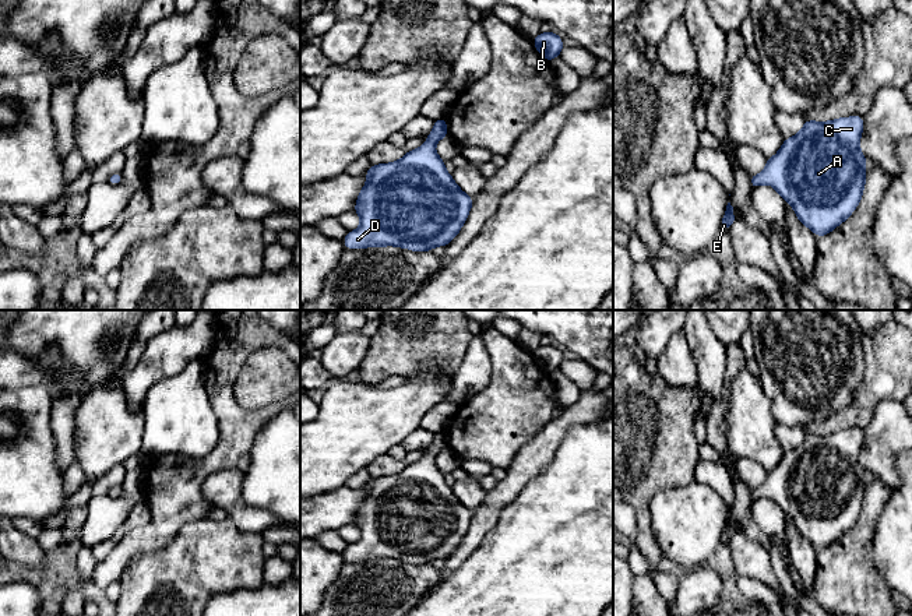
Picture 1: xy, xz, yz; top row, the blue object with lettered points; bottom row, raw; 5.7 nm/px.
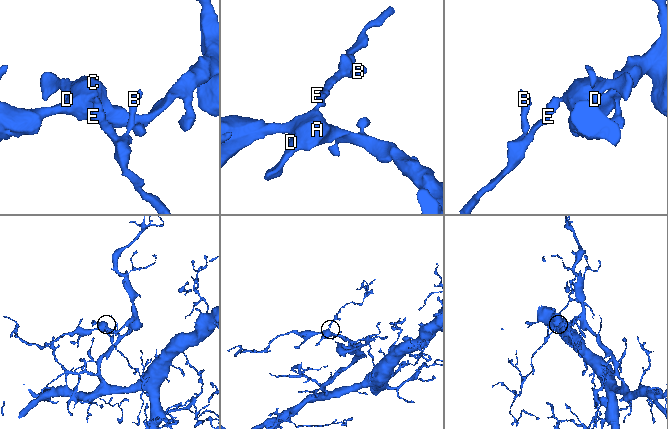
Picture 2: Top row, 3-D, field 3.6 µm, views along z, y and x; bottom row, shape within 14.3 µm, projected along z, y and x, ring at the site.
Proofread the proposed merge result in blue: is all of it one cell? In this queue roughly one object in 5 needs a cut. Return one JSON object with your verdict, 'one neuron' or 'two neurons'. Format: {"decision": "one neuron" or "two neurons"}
{"decision": "one neuron"}

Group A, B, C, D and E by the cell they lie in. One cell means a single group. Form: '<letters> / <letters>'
A B C D E

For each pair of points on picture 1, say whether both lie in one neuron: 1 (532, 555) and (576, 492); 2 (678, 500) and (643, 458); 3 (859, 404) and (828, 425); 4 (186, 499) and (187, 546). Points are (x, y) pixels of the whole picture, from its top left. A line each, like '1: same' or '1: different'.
1: same
2: different
3: same
4: different

